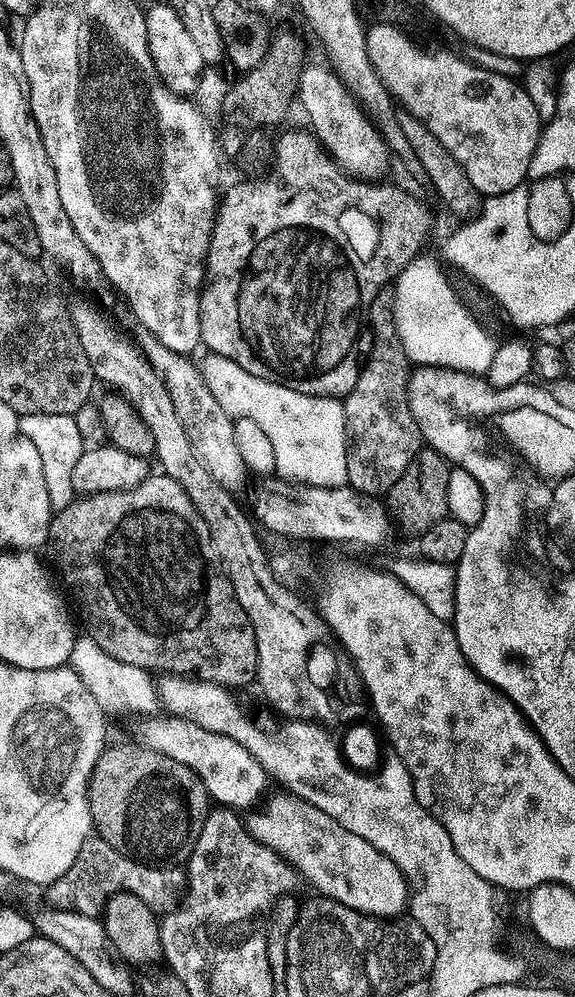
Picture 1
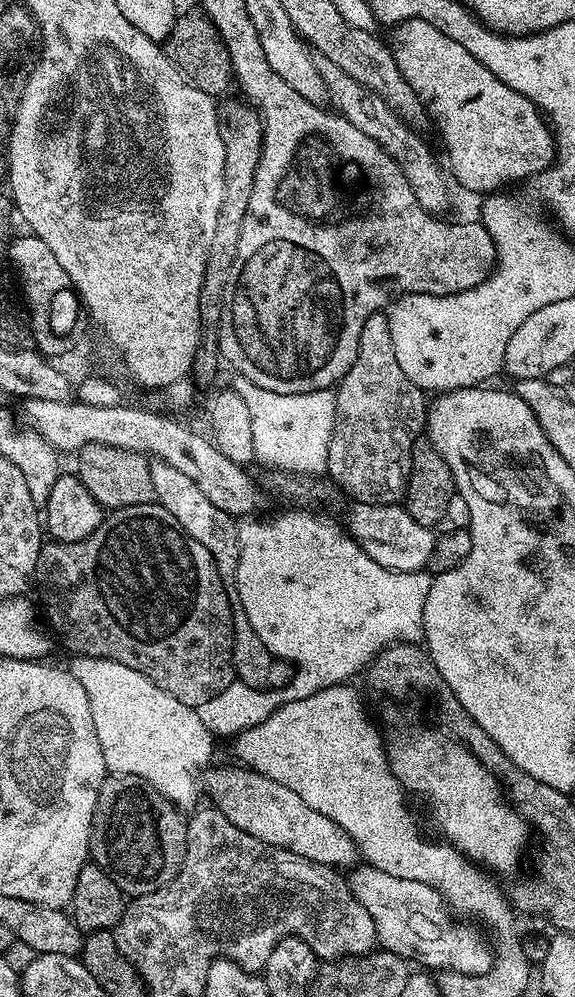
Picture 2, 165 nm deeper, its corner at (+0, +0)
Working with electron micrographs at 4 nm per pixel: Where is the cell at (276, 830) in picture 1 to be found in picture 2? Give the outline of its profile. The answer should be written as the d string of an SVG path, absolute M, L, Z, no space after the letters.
M356 866L351 869L352 876L347 877L349 888L358 898L362 906L366 906L366 914L374 922L374 930L379 947L386 952L393 952L405 958L417 960L417 965L425 969L449 970L461 972L469 976L481 976L489 971L494 963L494 952L491 947L486 948L479 934L464 924L452 924L453 913L445 904L442 894L422 882L410 882L410 878L394 878L394 874L386 874L382 870L371 866Z

